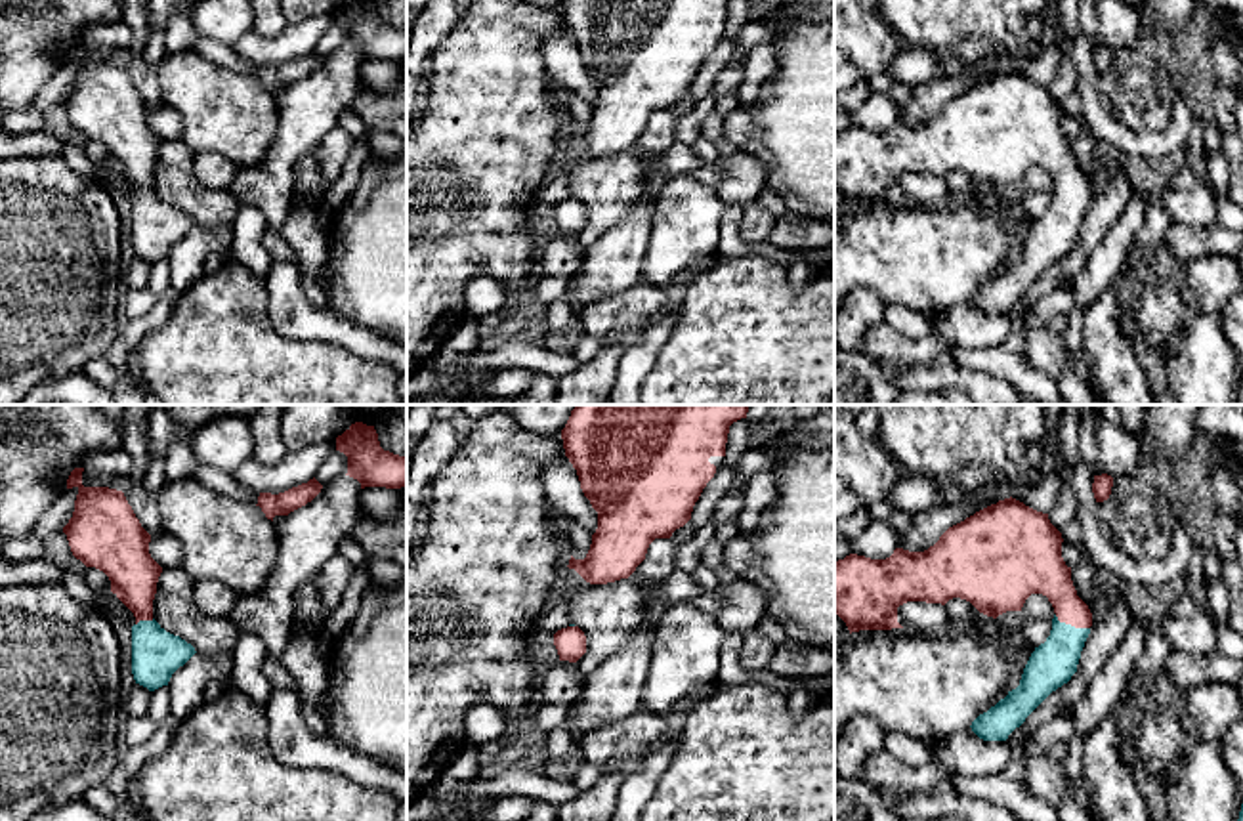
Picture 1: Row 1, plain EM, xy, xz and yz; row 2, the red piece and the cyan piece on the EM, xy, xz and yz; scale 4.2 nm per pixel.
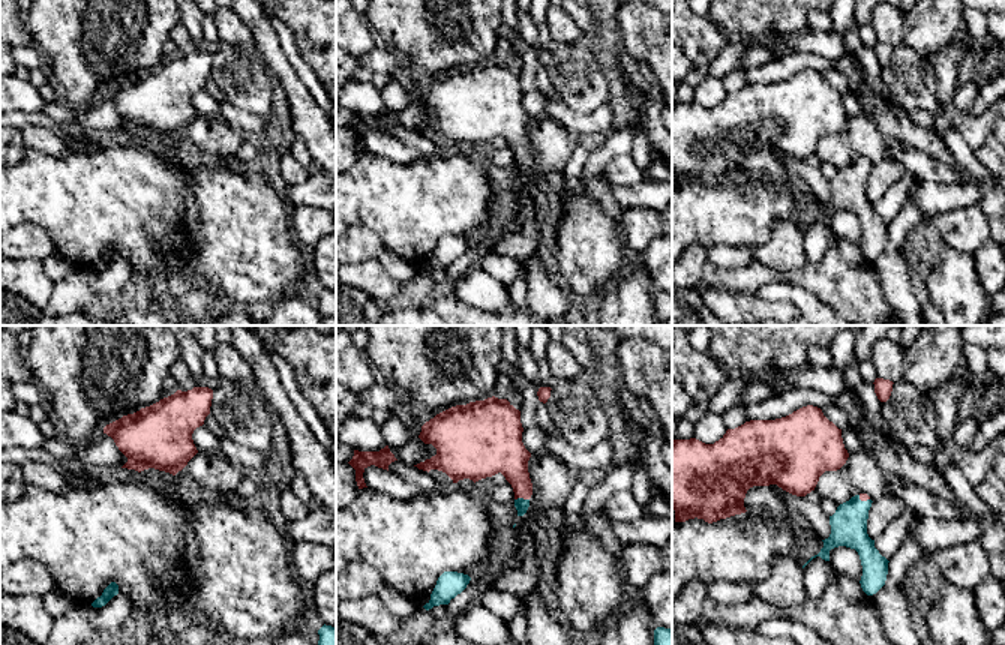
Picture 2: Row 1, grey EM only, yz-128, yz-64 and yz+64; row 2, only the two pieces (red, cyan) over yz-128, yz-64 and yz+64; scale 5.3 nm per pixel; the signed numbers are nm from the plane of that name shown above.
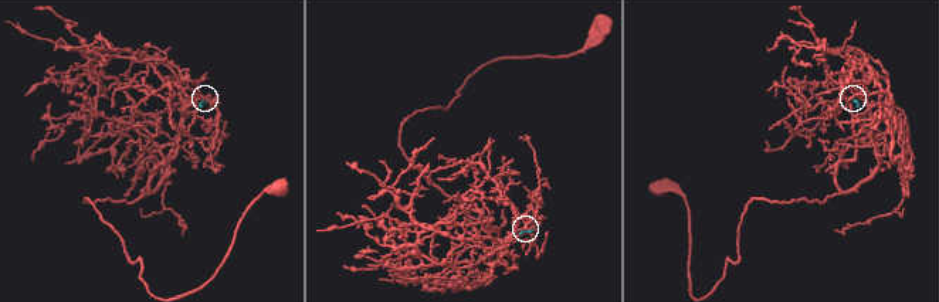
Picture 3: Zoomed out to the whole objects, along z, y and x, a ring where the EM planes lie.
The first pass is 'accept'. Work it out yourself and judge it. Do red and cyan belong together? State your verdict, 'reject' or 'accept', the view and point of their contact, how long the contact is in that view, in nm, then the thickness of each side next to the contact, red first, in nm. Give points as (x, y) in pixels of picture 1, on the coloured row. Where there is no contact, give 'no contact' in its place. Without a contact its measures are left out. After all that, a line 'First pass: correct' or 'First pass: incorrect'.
accept | yz (1072, 625) | 160 nm | 180/190 nm
First pass: correct

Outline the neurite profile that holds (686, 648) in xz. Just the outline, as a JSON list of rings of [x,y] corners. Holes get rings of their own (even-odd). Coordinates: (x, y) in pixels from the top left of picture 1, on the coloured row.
[[[691,601],[668,607],[653,638],[642,706],[672,718],[682,699],[716,682],[726,634],[714,615],[695,609]]]

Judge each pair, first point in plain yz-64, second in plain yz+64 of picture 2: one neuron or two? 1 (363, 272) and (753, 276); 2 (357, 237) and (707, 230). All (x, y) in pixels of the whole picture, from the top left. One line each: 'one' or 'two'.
1: one
2: two

